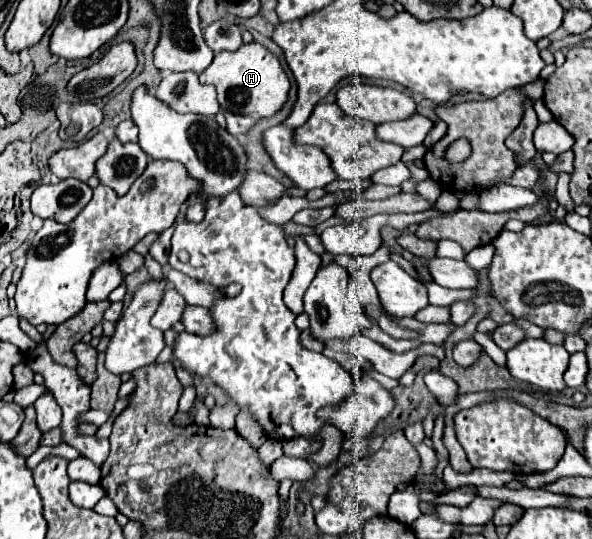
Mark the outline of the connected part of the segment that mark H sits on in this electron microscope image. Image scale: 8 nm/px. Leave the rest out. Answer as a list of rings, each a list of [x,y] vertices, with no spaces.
[[[258,42],[244,44],[236,52],[218,52],[212,64],[200,74],[200,82],[216,86],[220,106],[230,114],[242,116],[256,114],[260,118],[270,118],[286,104],[290,92],[290,80],[278,58]]]

